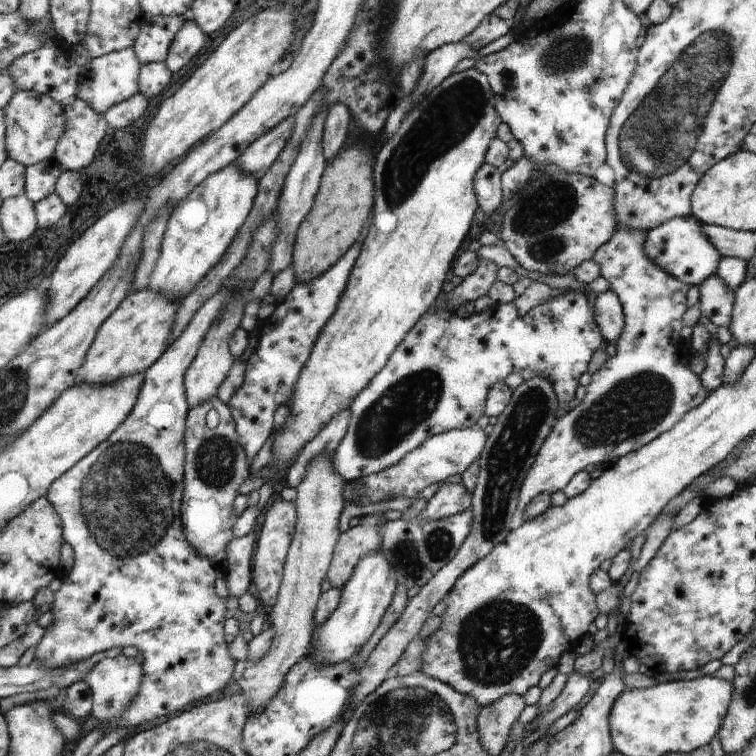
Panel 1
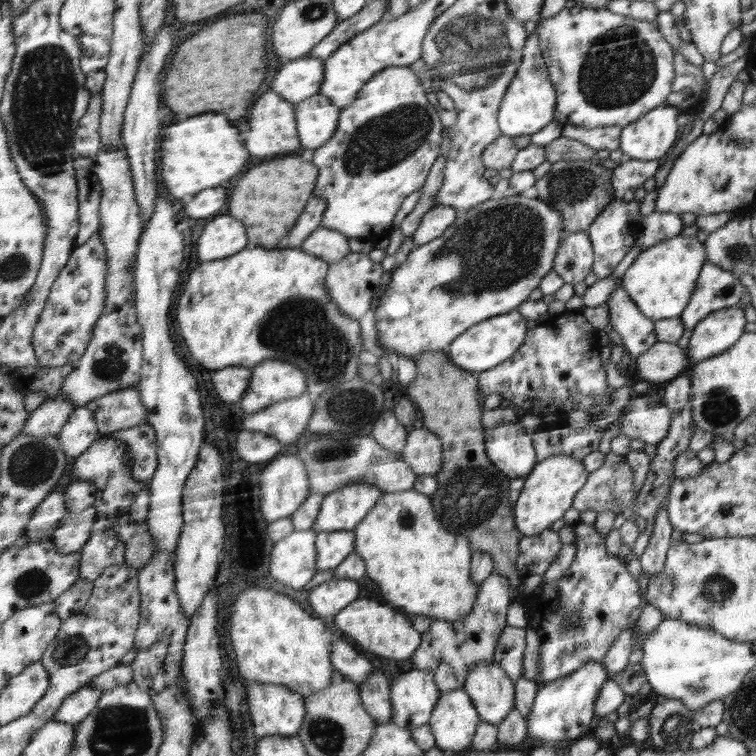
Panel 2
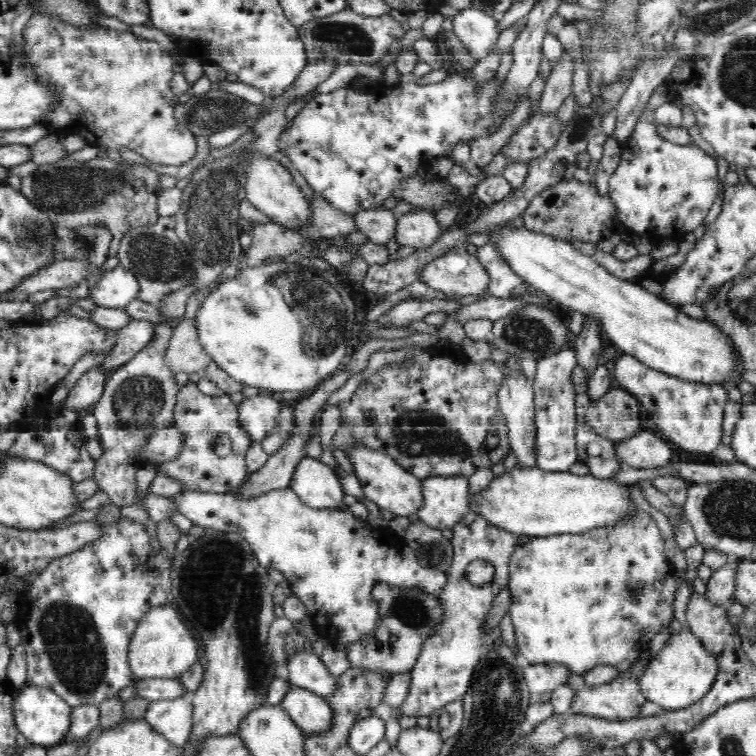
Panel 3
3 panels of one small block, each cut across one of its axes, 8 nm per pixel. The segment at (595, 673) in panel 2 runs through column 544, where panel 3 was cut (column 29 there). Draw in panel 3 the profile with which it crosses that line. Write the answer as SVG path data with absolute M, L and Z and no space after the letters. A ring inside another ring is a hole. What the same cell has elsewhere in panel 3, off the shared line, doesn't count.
M25 684L21 688L13 702L18 732L25 736L29 744L43 747L55 746L62 743L64 739L67 740L71 710L72 707L54 691L30 684Z

